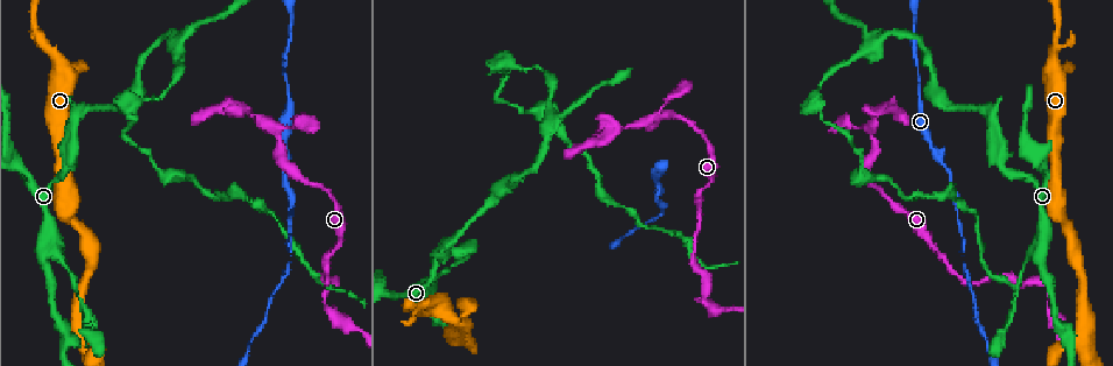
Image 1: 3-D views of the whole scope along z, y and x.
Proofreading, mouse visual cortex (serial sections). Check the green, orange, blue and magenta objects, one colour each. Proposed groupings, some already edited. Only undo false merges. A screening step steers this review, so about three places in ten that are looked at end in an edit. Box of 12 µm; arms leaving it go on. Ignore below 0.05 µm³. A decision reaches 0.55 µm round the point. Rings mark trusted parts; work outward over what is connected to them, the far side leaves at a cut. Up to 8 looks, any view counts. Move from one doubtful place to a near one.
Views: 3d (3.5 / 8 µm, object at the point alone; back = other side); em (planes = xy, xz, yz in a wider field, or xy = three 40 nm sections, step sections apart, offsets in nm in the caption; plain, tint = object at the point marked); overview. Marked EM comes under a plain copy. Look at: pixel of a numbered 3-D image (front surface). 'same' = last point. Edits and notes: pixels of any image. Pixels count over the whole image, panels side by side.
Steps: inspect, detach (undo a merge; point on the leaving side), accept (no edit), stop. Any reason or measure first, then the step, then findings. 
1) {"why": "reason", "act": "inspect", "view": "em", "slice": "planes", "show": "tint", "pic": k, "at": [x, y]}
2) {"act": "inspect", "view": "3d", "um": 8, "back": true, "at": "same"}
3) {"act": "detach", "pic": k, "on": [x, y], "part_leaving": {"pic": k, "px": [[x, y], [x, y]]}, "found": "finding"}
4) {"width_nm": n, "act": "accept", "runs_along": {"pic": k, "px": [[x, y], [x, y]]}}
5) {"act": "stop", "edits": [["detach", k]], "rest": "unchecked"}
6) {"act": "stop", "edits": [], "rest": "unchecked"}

{"why": "narrows sharply", "act": "inspect", "view": "3d", "um": 3.5, "pic": 1, "at": [551, 87]}

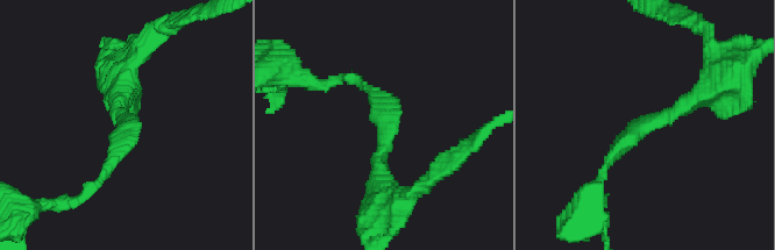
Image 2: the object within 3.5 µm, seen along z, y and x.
{"arm_widths_nm": [200, 300], "act": "inspect", "view": "em", "slice": "xy", "step": 2, "show": "tint", "pic": 2, "at": [119, 125]}

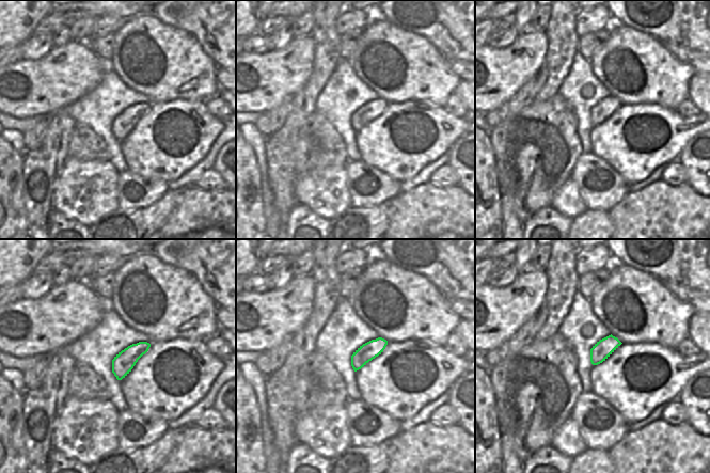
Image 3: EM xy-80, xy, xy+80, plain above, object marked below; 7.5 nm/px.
{"act": "accept", "runs_along": {"pic": 2, "px": [[710, 88], [635, 131], [603, 178]]}, "found": "one cell here"}

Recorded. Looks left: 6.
{"why": "arms part here", "act": "inspect", "view": "3d", "um": 3.5, "pic": 1, "at": [619, 130]}

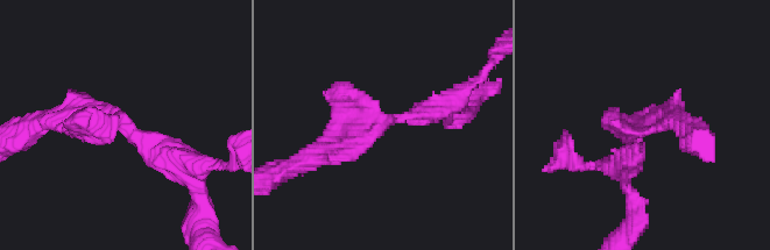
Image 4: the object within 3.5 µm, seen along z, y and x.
{"why": "need the tissue", "act": "inspect", "view": "em", "slice": "xy", "step": 3, "show": "tint", "pic": 4, "at": [385, 121]}

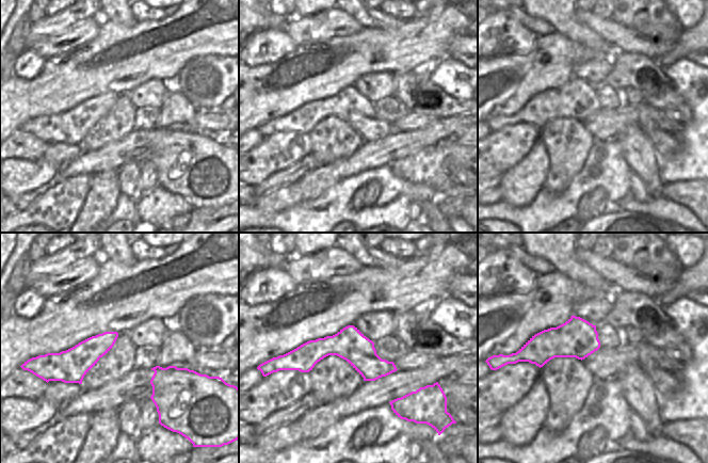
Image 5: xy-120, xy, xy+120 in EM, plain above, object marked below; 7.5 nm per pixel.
{"act": "accept", "found": "continuous, no second cell"}

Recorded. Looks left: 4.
{"why": "thin neck", "act": "inspect", "view": "3d", "um": 3.5, "pic": 1, "at": [505, 71]}

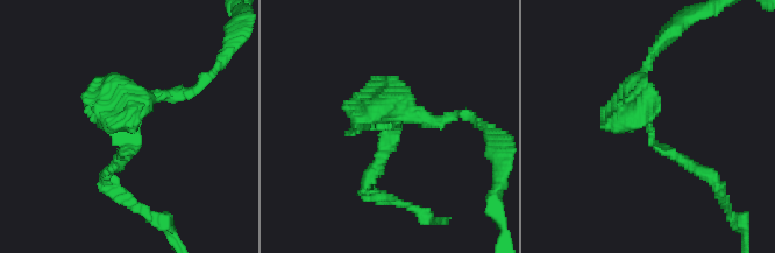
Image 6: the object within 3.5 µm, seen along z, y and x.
{"act": "inspect", "view": "em", "slice": "xy", "step": 3, "show": "tint", "pic": 6, "at": [132, 134]}

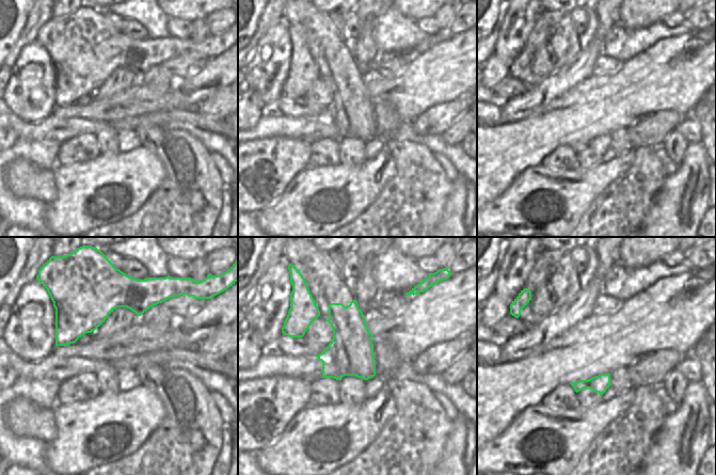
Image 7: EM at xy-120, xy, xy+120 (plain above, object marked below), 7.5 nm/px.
{"act": "accept", "runs_along": {"pic": 6, "px": [[641, 97], [653, 140], [704, 173]]}, "found": "all the same cell"}

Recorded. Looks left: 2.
{"act": "stop", "edits": [], "rest": "unchecked"}

